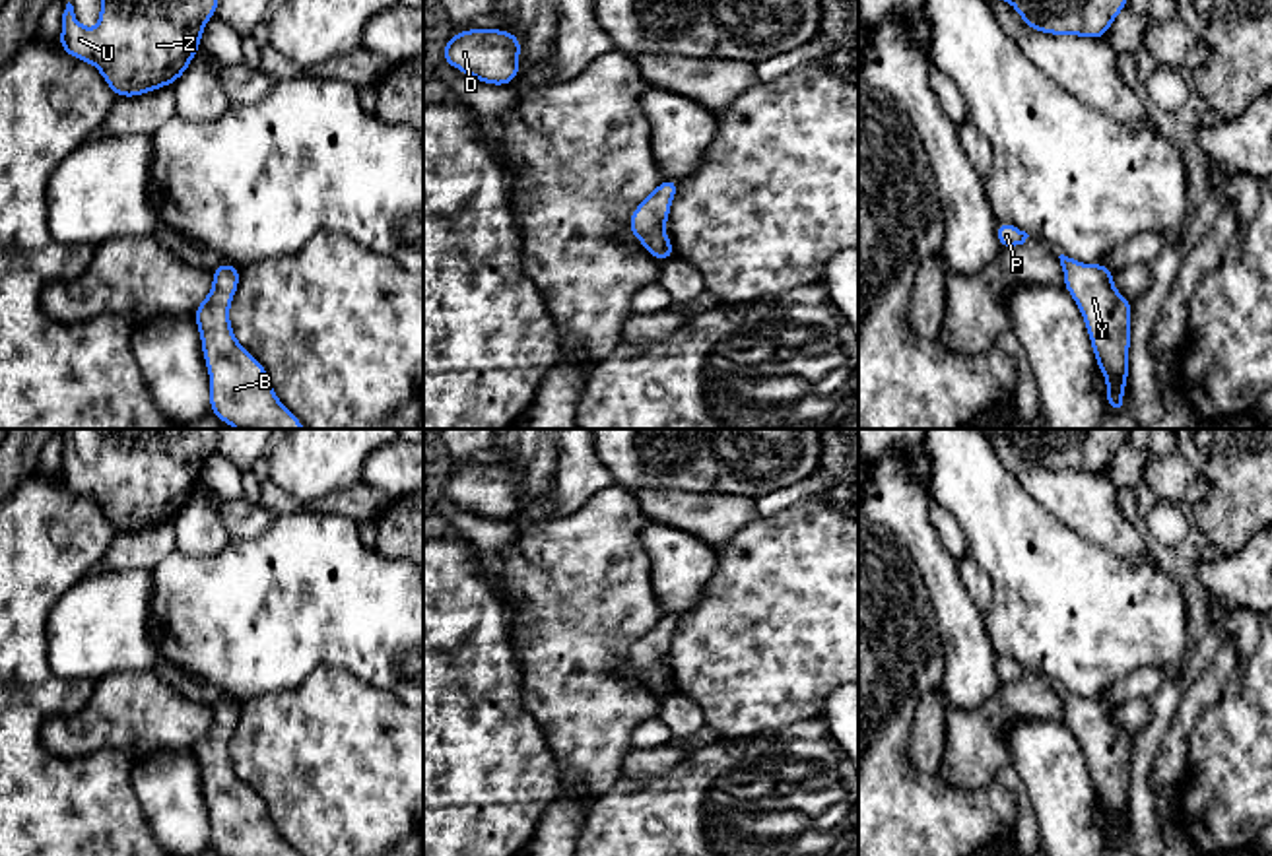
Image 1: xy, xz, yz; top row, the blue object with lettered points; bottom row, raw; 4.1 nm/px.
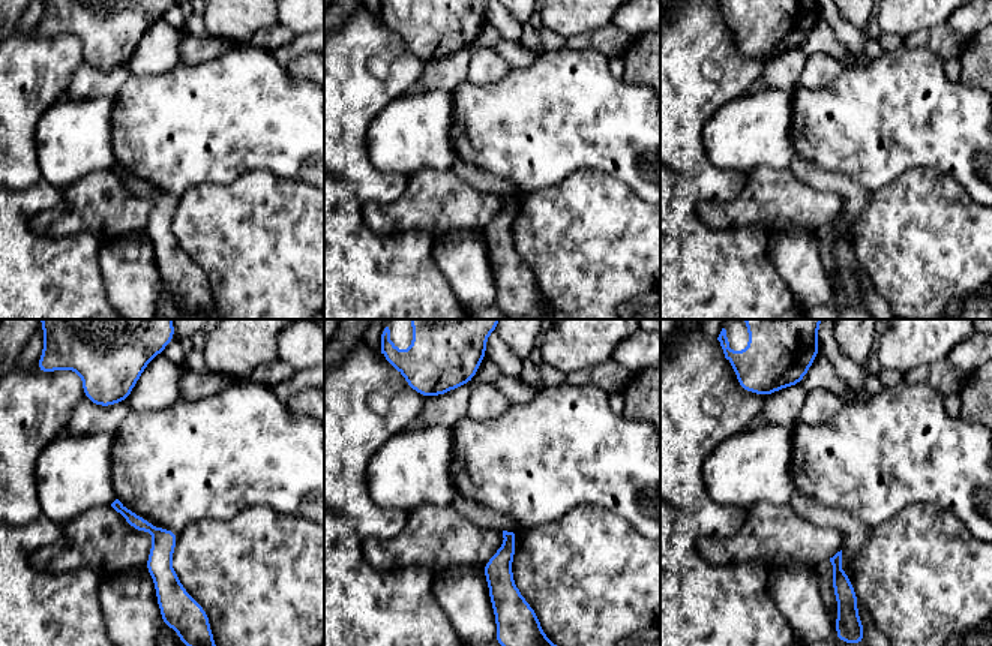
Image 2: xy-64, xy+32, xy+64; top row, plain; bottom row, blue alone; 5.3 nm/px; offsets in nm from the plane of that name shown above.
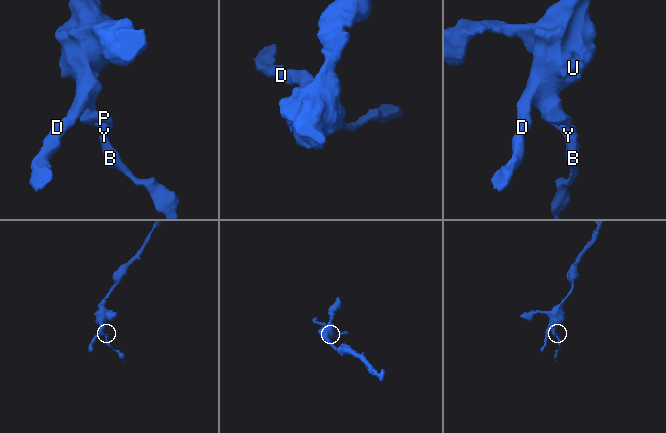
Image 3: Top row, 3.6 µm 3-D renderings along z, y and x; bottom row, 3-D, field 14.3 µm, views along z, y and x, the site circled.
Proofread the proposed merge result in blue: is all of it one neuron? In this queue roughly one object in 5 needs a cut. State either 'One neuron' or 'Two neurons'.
One neuron

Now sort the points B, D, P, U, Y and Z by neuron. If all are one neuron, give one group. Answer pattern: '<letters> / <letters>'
B D P U Y Z

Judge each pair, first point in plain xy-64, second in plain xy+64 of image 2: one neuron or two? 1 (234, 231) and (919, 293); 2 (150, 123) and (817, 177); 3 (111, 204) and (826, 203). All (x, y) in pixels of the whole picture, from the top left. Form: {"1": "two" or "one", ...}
{"1": "one", "2": "two", "3": "one"}

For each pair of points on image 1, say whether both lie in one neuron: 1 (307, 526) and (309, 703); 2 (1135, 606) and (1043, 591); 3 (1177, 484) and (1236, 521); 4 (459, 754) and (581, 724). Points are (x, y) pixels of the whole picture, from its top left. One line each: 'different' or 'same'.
1: different
2: same
3: different
4: different

